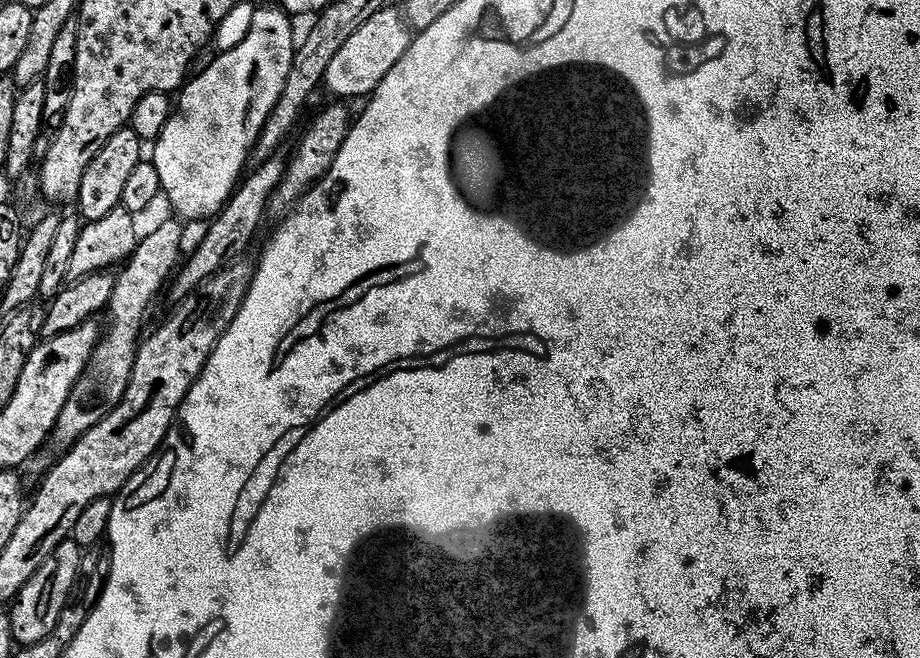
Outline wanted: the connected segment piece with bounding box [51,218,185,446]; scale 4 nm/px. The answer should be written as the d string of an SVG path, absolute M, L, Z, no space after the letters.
M179 219L164 220L157 228L141 235L136 241L136 248L129 254L122 267L115 273L114 290L106 309L108 325L103 325L100 341L94 346L78 382L70 390L66 402L56 419L51 435L61 446L74 443L90 426L94 426L118 406L126 386L130 382L130 370L134 370L134 358L138 341L141 339L140 327L144 324L144 315L156 295L169 281L173 270L181 263L180 243L184 240L185 225Z

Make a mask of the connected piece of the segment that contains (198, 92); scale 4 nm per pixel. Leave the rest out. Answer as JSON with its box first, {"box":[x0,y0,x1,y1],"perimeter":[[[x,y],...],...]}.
{"box":[150,6,294,221],"perimeter":[[[279,6],[258,9],[248,24],[248,33],[233,48],[228,48],[221,56],[214,57],[208,68],[202,69],[196,77],[193,75],[179,89],[174,100],[172,117],[166,122],[166,126],[162,126],[160,135],[151,145],[153,148],[150,159],[158,170],[163,199],[168,199],[169,206],[177,212],[173,213],[181,221],[207,221],[223,208],[229,196],[235,192],[245,171],[244,163],[249,163],[258,134],[270,110],[274,110],[278,94],[282,94],[284,89],[294,51],[291,22],[293,23],[289,13]]]}

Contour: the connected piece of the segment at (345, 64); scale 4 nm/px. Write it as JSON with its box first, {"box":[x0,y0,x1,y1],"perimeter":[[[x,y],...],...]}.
{"box":[323,6,410,98],"perimeter":[[[389,6],[378,10],[350,38],[342,45],[338,54],[330,58],[330,66],[326,66],[323,87],[329,88],[333,92],[333,97],[344,98],[340,96],[361,96],[367,97],[376,91],[378,82],[386,78],[386,70],[402,58],[410,39],[410,29],[408,21],[404,19],[401,9],[395,6]]]}

